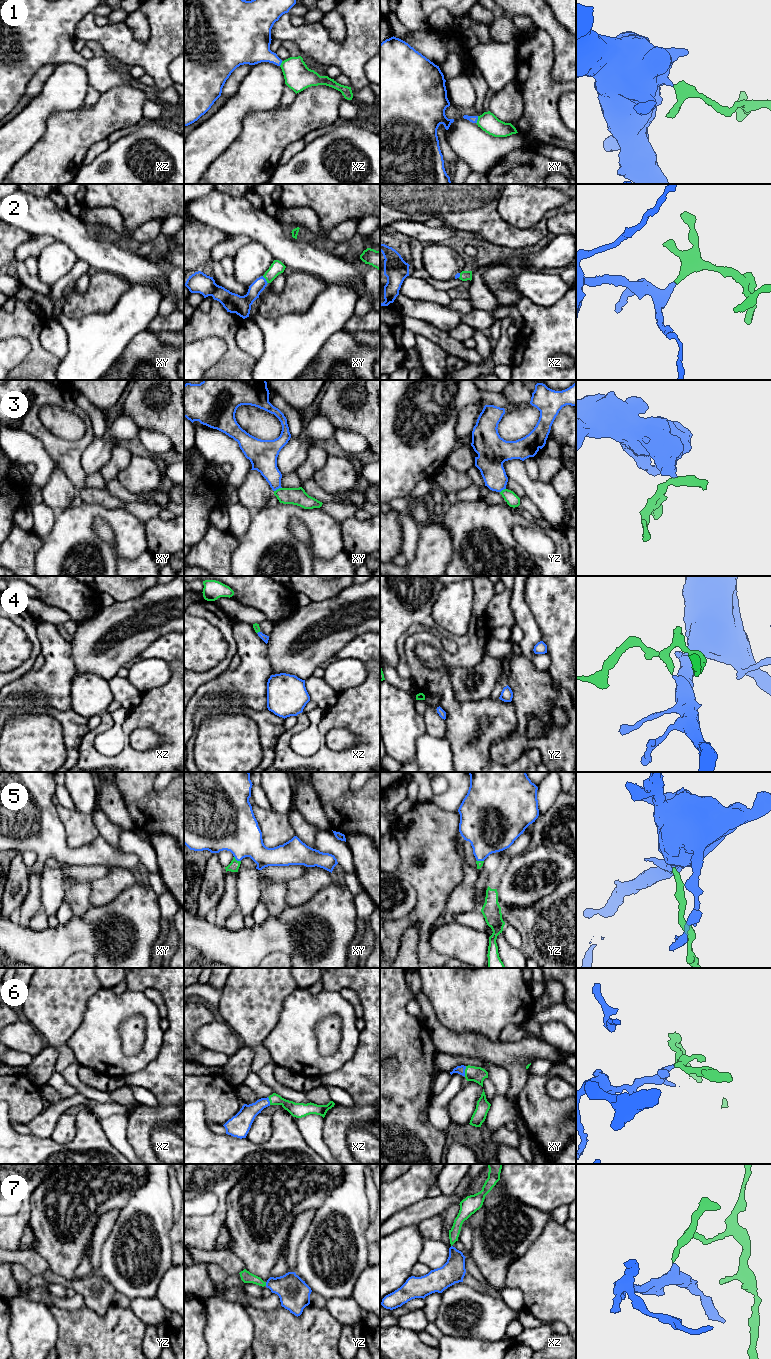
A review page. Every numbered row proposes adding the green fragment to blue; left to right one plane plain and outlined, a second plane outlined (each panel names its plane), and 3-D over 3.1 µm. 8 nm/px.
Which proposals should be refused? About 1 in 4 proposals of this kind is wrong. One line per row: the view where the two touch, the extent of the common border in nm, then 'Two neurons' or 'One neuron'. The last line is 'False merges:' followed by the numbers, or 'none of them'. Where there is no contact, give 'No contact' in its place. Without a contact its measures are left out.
1: Touches blue in xy. Shared border 70 nm. One neuron
2: Touches blue in xy. Shared border 80 nm. One neuron
3: Touches blue in xy. Shared border 70 nm. Two neurons
4: Touches blue in xz. Shared border 30 nm. One neuron
5: Touches blue in xy. Shared border 70 nm. One neuron
6: Touches blue in xy. Shared border 90 nm. One neuron
7: Touches blue in yz. Shared border 30 nm. One neuron
False merges: 3

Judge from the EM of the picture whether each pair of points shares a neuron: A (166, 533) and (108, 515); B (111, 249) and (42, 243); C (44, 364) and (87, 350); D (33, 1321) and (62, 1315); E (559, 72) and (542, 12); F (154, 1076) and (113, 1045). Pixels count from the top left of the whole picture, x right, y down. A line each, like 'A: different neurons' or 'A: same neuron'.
A: different neurons
B: different neurons
C: different neurons
D: different neurons
E: same neuron
F: different neurons

